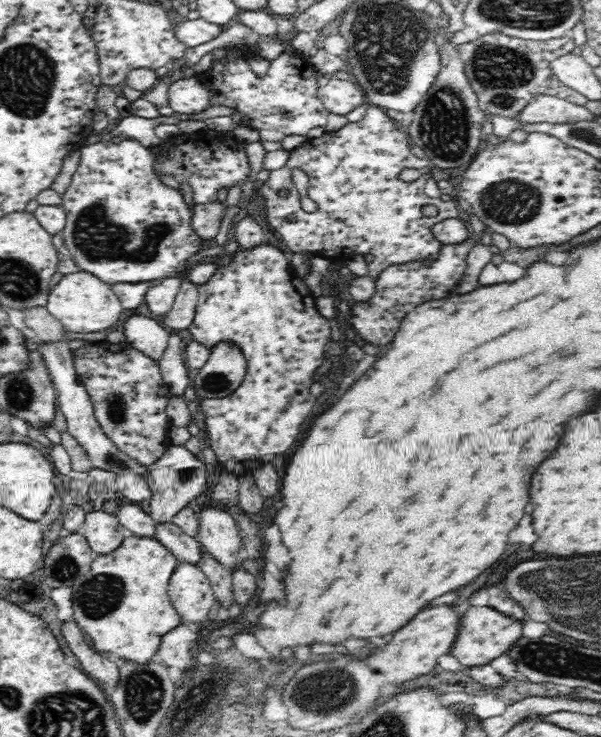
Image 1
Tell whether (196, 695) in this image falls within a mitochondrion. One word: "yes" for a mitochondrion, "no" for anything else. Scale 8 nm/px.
yes

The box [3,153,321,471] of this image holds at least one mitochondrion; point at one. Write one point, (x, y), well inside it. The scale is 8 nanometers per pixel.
(98, 238)

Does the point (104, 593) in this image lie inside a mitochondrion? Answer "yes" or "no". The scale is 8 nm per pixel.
yes

